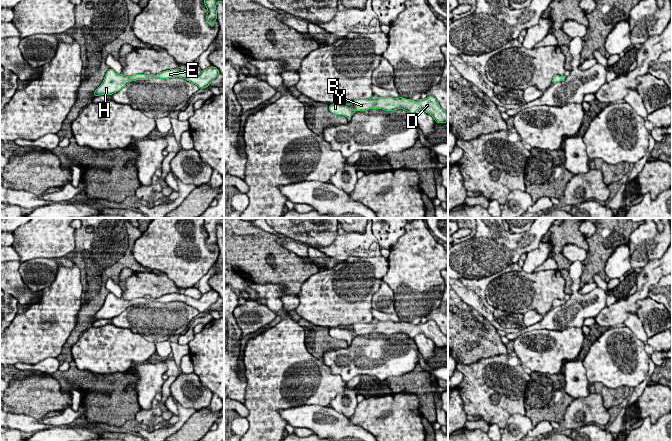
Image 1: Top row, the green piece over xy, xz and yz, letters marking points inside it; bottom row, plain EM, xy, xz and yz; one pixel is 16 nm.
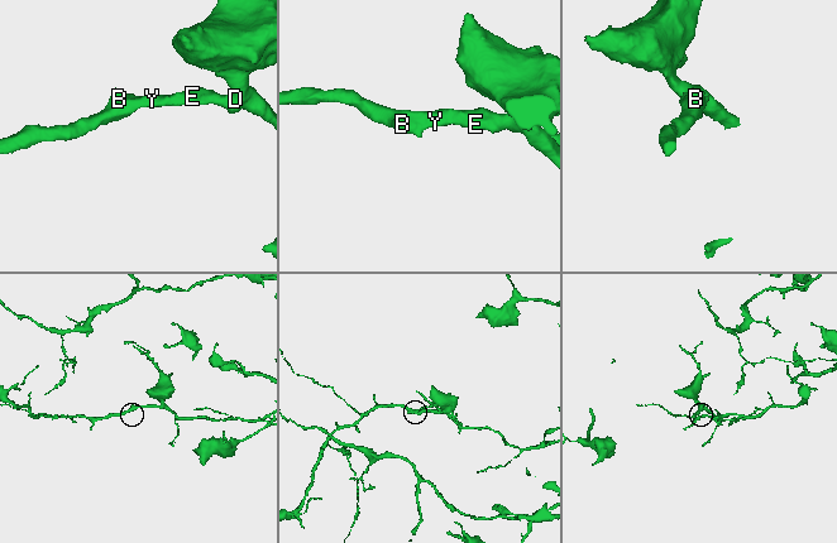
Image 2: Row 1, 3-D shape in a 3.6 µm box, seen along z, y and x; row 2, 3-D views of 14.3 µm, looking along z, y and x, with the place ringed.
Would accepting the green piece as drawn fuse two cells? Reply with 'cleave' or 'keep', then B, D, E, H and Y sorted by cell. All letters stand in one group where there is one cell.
keep | B D E H Y

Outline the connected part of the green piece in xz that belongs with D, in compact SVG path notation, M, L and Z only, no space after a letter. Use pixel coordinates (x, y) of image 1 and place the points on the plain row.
M373 320L370 323L357 323L353 324L351 328L343 326L333 327L329 329L329 335L335 339L343 339L348 343L356 335L366 335L369 333L382 333L385 335L394 335L403 333L414 338L417 334L424 334L431 339L435 346L446 347L448 346L448 336L443 334L434 320L428 320L426 323L414 325L403 321L377 321Z

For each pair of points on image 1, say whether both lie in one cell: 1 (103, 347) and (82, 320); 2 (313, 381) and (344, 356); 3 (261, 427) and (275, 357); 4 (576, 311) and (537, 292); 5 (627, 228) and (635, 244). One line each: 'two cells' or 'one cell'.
1: two cells
2: two cells
3: one cell
4: two cells
5: two cells

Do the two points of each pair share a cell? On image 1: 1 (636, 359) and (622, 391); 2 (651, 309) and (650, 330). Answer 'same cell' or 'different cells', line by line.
1: different cells
2: same cell

